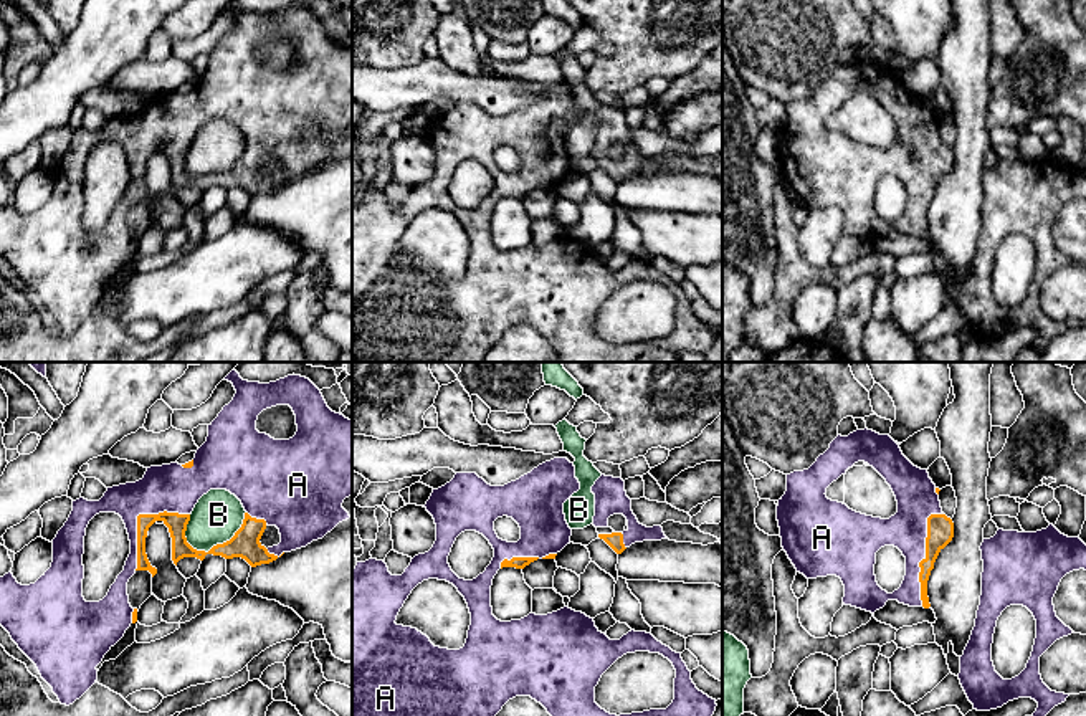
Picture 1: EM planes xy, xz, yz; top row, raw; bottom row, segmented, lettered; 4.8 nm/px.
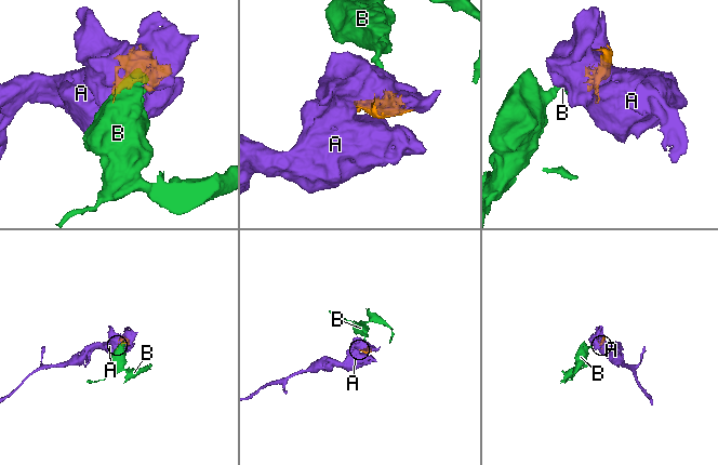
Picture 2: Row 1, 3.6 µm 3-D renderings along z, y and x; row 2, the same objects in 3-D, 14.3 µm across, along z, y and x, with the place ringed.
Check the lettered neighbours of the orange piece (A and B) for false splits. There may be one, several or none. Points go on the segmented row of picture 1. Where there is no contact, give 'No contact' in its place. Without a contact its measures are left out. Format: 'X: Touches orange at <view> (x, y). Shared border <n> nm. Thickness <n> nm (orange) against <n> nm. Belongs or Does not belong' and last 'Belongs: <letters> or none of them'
A: Touches orange at xy (138, 518). Shared border 380 nm. Thickness 100 nm (orange) against 240 nm. Belongs
B: Touches orange at xy (220, 544). Shared border 320 nm. Thickness 140 nm (orange) against 240 nm. Does not belong
Belongs: A

